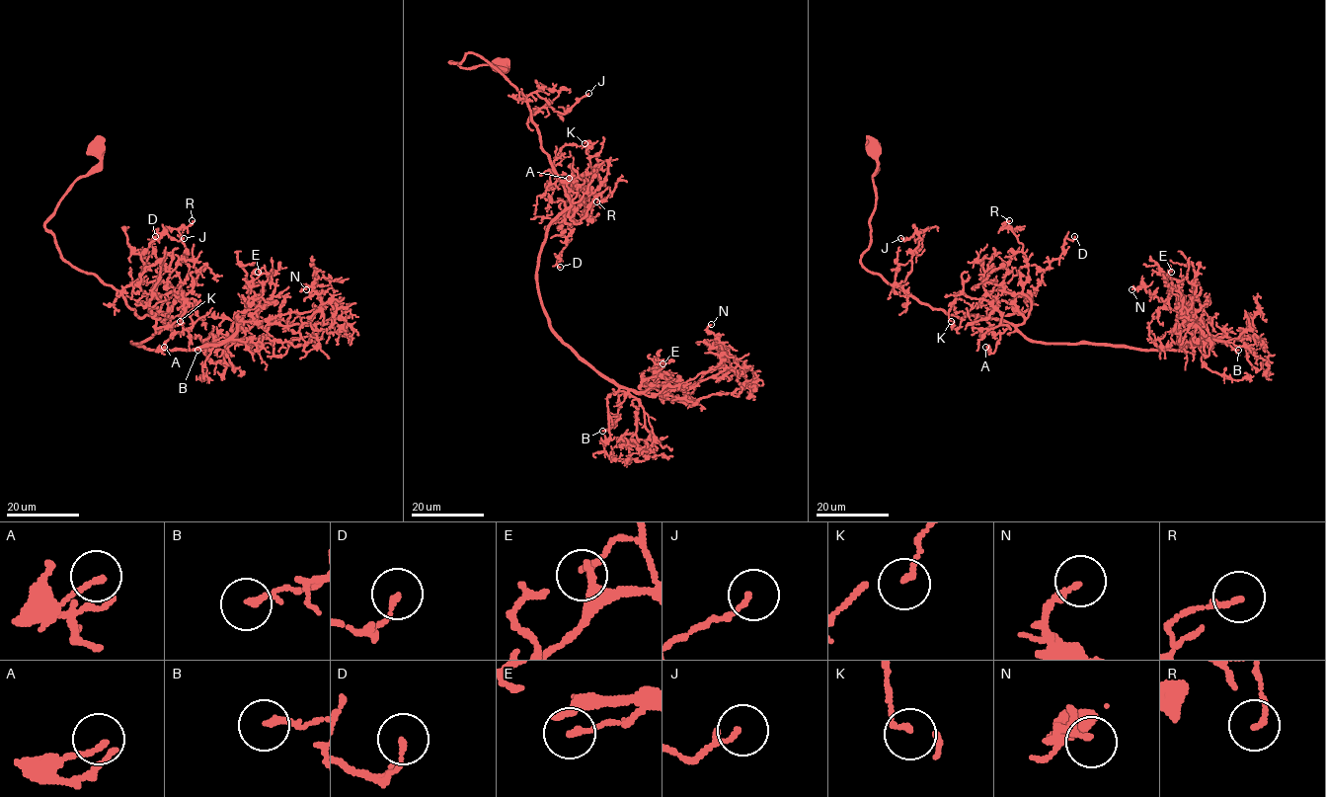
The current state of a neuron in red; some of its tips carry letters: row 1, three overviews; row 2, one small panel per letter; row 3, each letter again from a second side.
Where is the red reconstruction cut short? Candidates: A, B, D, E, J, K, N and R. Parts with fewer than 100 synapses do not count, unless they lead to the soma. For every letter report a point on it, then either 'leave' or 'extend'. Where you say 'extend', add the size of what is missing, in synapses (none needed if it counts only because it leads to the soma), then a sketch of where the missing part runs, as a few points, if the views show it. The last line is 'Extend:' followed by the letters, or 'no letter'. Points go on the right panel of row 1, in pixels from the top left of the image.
A: at (985, 347); leave
B: at (1238, 350); leave
D: at (1074, 236); leave
E: at (1171, 272); leave
J: at (900, 238); leave
K: at (951, 321); leave
N: at (1131, 289); leave
R: at (1009, 220); leave
Extend: no letter

